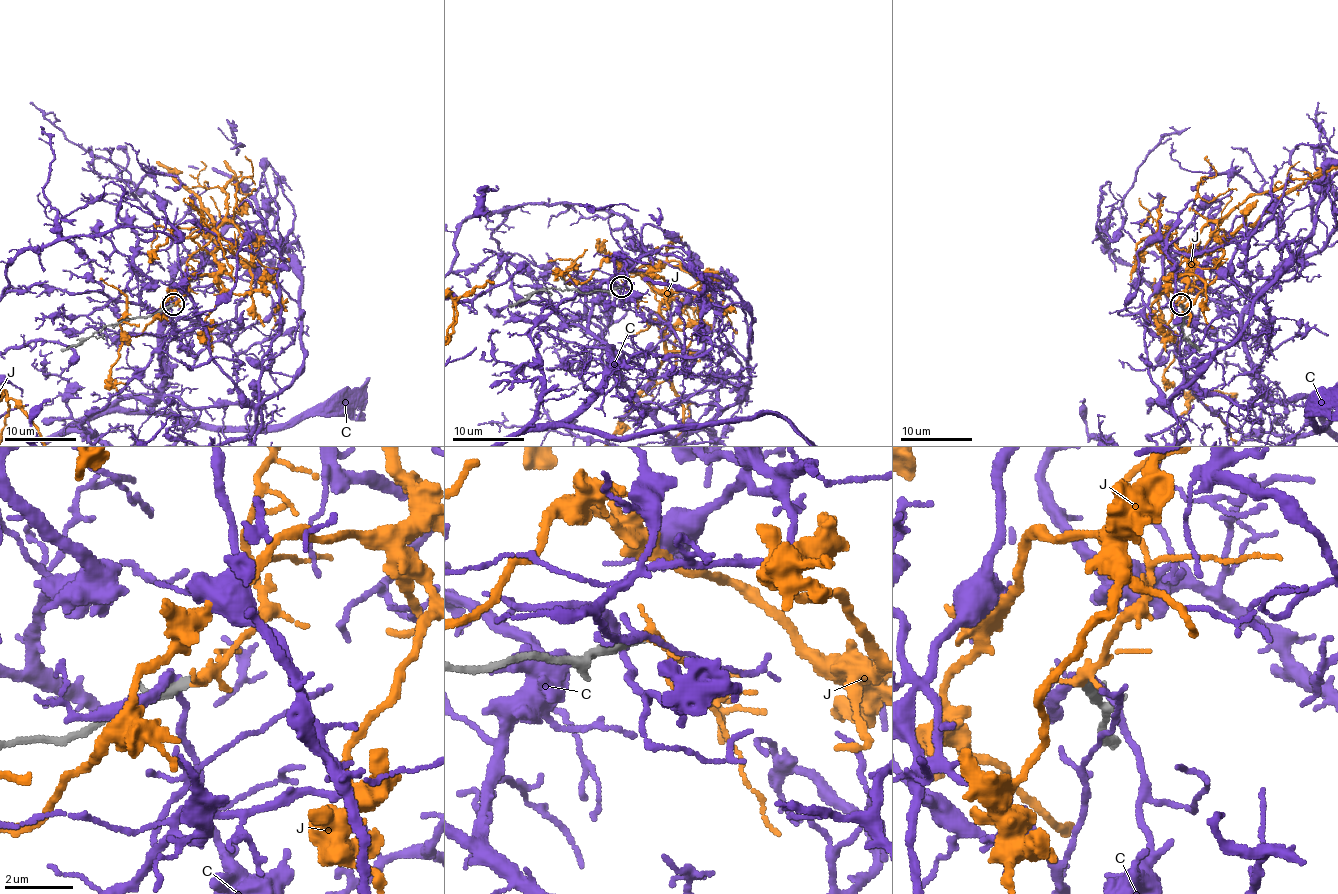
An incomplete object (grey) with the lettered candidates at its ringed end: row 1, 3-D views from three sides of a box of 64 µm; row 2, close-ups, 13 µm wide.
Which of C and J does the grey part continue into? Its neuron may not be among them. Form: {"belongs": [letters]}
{"belongs": ["J"]}

